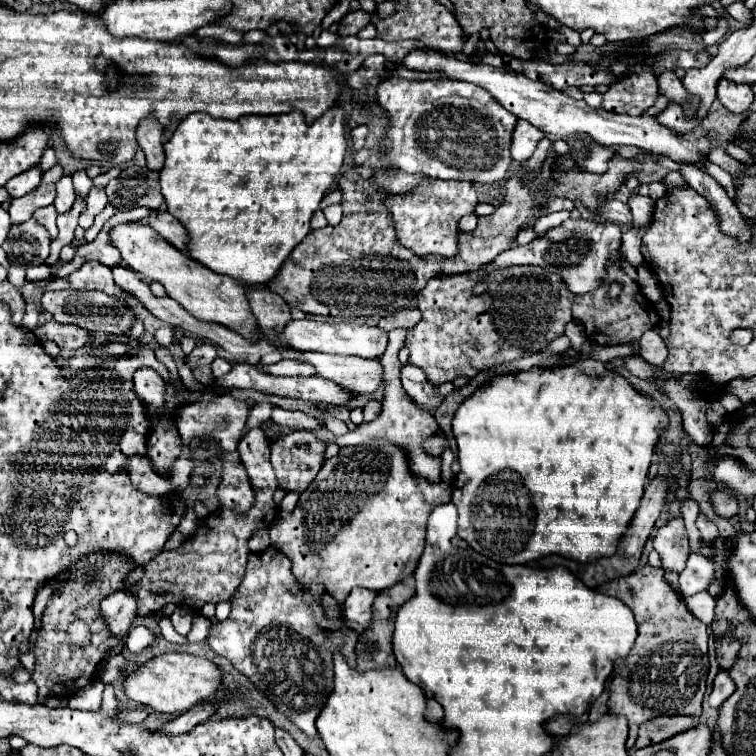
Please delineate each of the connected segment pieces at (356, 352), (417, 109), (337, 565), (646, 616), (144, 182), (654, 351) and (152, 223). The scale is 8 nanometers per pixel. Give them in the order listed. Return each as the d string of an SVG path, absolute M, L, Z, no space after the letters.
M292 320L282 340L304 352L326 352L326 354L342 354L342 356L358 356L358 358L380 358L388 344L388 334L378 326L360 326L360 324L336 324L336 322L314 322L314 320Z
M388 78L378 86L378 104L392 122L382 150L388 164L394 162L398 170L422 172L440 180L494 184L494 178L498 178L494 172L498 168L494 146L510 146L518 118L498 106L480 86L454 80L410 82Z
M366 442L358 446L342 448L336 456L324 462L318 478L300 494L294 512L278 512L270 526L270 540L274 548L280 548L292 560L292 574L304 586L320 582L327 592L341 604L352 588L368 588L380 592L410 576L424 550L426 520L434 506L452 500L452 488L448 484L432 484L426 478L410 472L410 460L406 450L396 448L392 442Z
M646 564L626 578L604 582L596 588L600 594L616 596L634 614L638 638L630 654L614 666L620 672L610 682L610 714L624 716L630 726L628 750L636 742L638 726L662 714L702 714L702 698L708 674L708 628L684 604L684 598L664 580L664 570Z
M126 166L122 168L118 178L112 178L106 186L108 204L116 210L130 210L130 208L152 208L158 210L164 204L158 186L158 172L150 172L148 168L140 166Z
M646 332L642 338L640 338L640 356L652 364L652 366L662 366L666 362L666 344L664 340L660 338L660 334L656 332Z
M160 212L154 216L146 216L140 222L146 222L150 228L154 228L166 242L170 242L174 248L186 252L186 228L168 212Z

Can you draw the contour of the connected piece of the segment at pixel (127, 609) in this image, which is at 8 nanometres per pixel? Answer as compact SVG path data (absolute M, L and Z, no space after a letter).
M114 592L102 600L102 614L112 634L124 638L136 618L136 598L128 592Z

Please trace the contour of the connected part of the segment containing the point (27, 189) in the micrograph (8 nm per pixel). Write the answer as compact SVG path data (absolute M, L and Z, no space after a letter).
M36 166L36 168L30 168L30 170L26 170L26 172L14 176L12 180L8 180L4 188L8 190L8 194L10 194L12 198L22 198L22 196L30 194L30 192L40 184L40 180L42 180L42 172L40 172L40 168Z

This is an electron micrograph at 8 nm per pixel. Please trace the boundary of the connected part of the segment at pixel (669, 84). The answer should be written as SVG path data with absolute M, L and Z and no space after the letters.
M666 70L658 76L658 88L660 88L660 94L668 98L668 102L684 102L686 98L690 98L690 94L686 94L686 88L682 86L680 78Z

